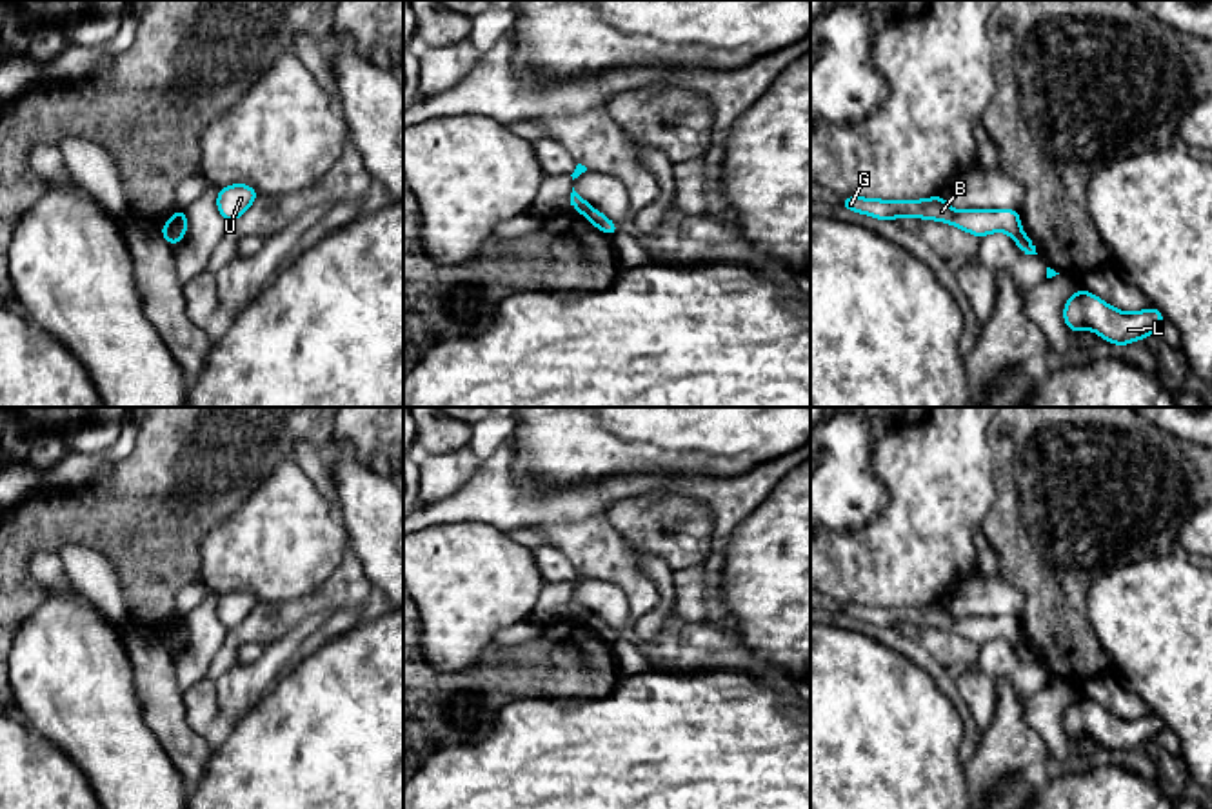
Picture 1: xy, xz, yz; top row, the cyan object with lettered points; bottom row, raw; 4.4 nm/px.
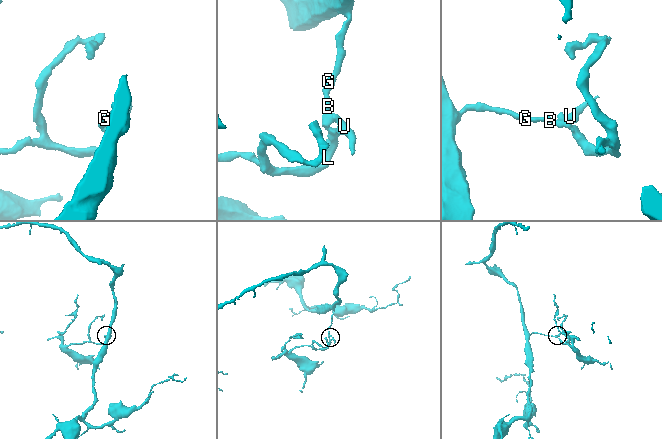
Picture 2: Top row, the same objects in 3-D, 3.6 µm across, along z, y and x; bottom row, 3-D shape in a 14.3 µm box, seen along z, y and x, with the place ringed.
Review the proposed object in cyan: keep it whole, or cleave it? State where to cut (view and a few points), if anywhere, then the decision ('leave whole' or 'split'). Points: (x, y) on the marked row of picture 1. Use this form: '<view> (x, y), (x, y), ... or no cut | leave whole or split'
yz (1022, 231), (1016, 240) | split

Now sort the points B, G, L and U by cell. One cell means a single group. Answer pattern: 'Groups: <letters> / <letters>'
Groups: B G U / L

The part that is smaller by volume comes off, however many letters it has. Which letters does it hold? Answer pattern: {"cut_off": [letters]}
{"cut_off": ["L"]}

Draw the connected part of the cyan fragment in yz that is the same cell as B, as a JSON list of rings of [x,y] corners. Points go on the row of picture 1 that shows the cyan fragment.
[[[847,196],[839,198],[839,205],[861,215],[874,216],[878,220],[898,220],[899,216],[914,216],[923,220],[939,220],[956,225],[978,238],[983,238],[996,231],[1005,231],[1018,242],[1023,233],[1018,209],[965,209],[956,211],[939,196],[925,200],[878,200]]]

